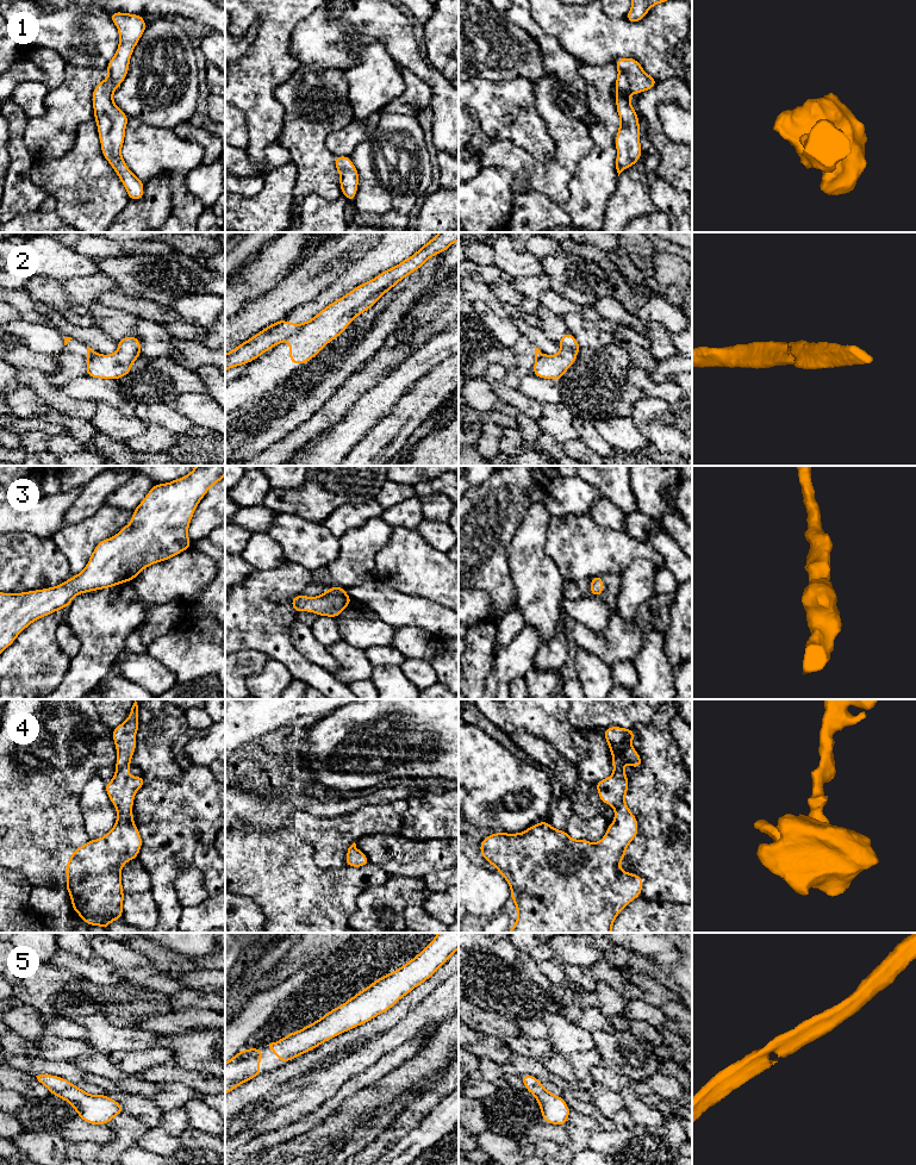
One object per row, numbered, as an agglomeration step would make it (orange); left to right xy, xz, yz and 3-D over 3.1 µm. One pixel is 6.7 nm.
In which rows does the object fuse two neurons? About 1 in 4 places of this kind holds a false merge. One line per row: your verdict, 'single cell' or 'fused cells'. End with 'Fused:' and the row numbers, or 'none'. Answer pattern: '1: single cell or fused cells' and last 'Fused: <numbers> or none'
1: single cell
2: fused cells
3: single cell
4: single cell
5: single cell
Fused: 2

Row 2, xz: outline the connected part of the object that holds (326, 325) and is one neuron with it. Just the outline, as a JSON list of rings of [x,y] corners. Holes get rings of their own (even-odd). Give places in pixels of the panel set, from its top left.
[[[440,232],[409,258],[324,307],[288,338],[291,363],[307,363],[328,343],[338,337],[354,318],[373,307],[399,281],[419,269],[432,256],[444,253],[456,241],[459,232]]]

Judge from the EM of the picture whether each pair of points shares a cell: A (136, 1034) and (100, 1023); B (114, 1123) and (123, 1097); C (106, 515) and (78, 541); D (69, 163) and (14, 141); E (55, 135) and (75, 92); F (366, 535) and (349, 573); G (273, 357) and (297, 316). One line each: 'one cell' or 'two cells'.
A: one cell
B: two cells
C: one cell
D: two cells
E: one cell
F: one cell
G: two cells

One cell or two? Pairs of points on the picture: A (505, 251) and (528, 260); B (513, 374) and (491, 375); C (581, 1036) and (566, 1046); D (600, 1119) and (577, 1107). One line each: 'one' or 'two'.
A: one
B: two
C: one
D: one

